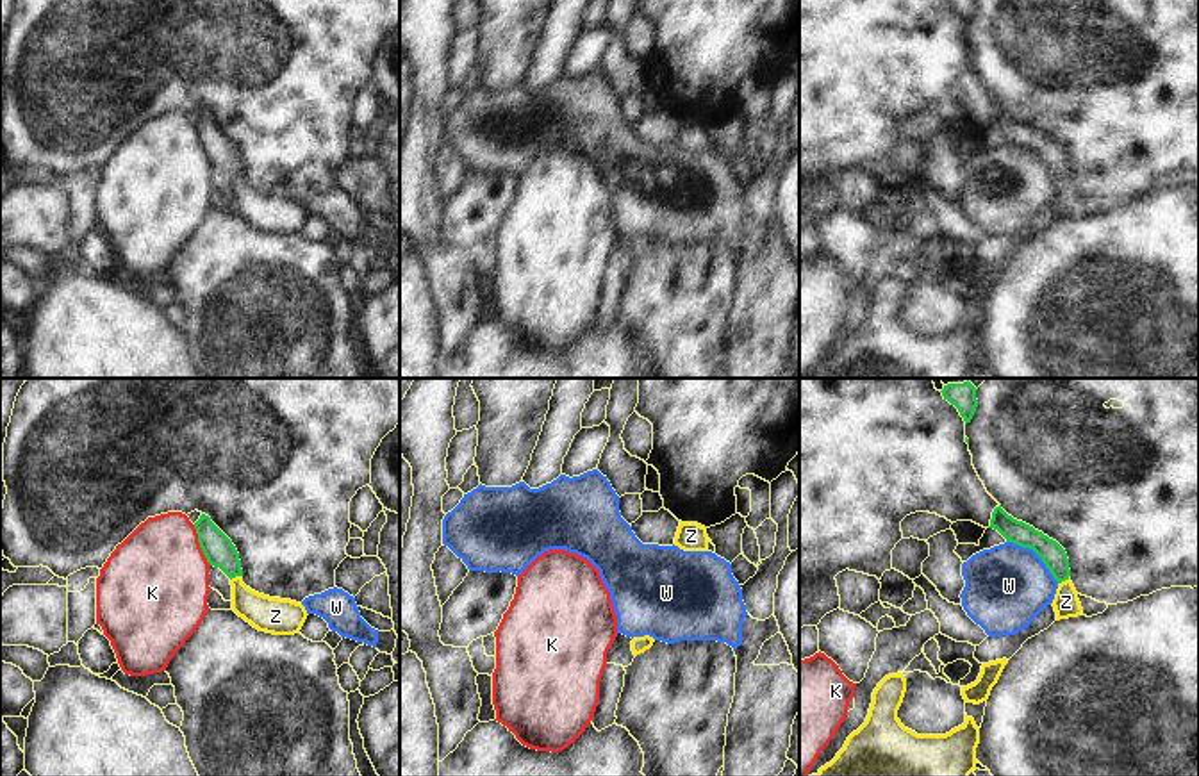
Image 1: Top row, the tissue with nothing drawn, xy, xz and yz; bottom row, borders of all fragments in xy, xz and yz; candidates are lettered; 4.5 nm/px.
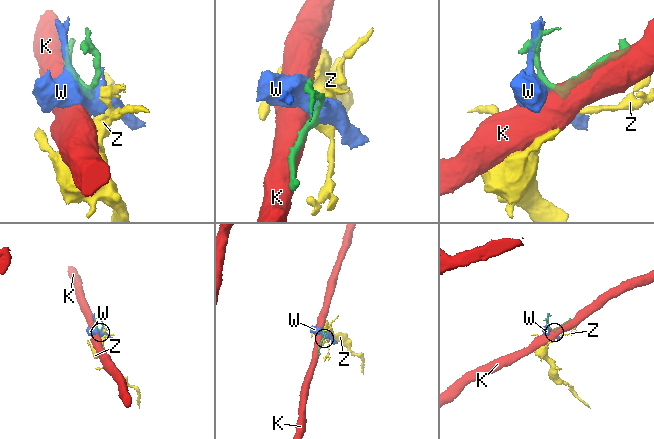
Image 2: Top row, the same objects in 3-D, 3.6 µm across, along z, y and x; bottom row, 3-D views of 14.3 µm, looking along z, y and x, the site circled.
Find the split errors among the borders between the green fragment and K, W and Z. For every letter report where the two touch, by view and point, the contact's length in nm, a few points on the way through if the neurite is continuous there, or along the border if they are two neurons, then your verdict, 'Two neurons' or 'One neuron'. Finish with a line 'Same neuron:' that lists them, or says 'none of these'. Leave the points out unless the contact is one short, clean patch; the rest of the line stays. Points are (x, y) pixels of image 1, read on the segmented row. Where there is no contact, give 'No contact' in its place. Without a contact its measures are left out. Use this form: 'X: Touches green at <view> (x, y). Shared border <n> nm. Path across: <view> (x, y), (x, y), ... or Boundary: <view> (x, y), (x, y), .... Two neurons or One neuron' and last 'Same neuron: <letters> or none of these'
K: Touches green at xy (200, 544). Shared border 200 nm. Two neurons
W: Touches green at yz (1035, 552). Shared border 300 nm. Two neurons
Z: Touches green at yz (1064, 580). Shared border 60 nm. Path across: yz (1053, 555), (1064, 580), (1066, 602). One neuron
Same neuron: Z

